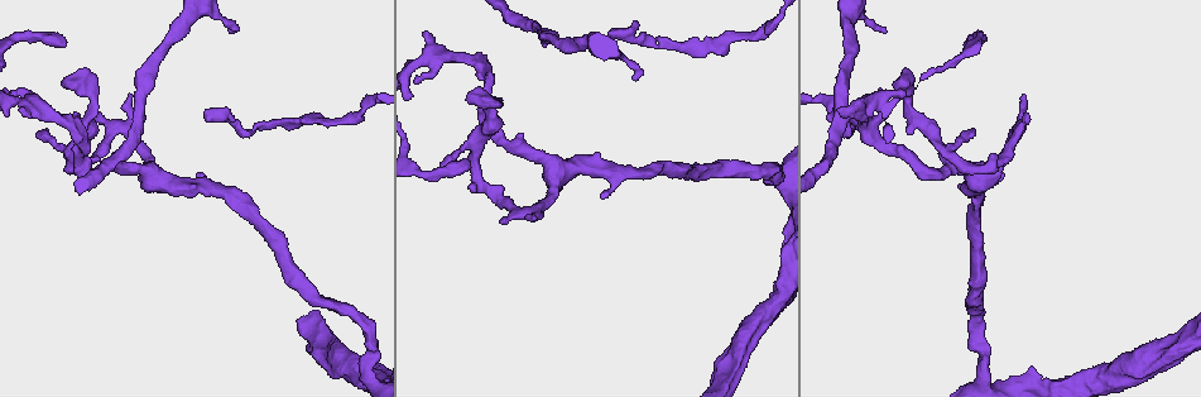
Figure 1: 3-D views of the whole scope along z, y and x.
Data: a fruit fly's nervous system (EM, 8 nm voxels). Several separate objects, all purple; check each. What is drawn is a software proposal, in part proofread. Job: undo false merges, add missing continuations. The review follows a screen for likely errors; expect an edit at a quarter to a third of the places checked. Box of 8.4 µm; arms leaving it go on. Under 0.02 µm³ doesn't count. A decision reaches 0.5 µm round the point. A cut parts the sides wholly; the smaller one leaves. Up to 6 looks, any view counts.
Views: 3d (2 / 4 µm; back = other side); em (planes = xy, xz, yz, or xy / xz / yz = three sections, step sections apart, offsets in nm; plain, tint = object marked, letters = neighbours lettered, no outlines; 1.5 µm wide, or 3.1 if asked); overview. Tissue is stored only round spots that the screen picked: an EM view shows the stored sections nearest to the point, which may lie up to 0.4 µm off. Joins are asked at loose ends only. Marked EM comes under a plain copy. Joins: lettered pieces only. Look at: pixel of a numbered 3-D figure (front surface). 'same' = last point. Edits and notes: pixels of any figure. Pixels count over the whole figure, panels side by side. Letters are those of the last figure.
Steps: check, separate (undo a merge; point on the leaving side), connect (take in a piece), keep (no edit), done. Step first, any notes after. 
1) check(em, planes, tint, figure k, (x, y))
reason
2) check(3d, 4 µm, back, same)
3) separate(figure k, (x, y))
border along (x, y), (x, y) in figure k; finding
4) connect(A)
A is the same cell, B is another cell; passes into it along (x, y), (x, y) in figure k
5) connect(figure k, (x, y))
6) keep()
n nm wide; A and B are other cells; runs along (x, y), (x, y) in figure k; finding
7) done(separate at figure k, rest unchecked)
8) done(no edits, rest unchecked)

check(3d, 4 µm, figure 1, (230, 32))

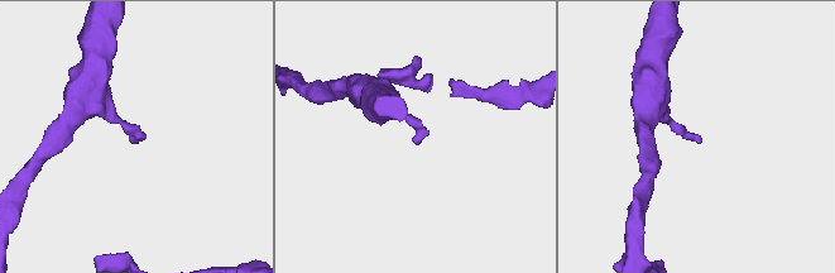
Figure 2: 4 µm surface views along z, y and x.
check(em, xy, step 4, letters, figure 2, (416, 141))

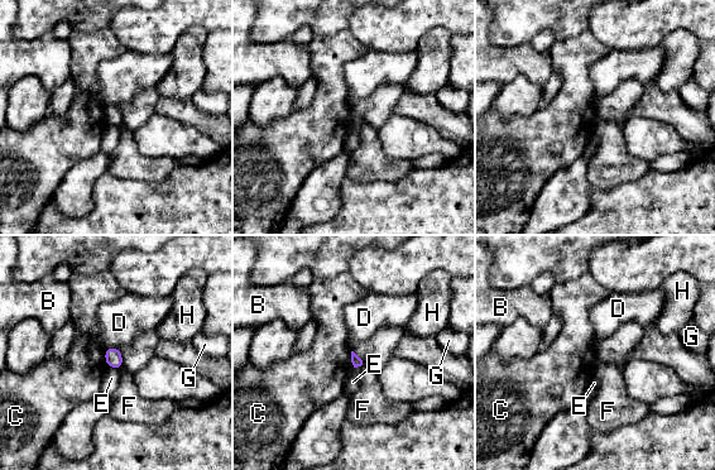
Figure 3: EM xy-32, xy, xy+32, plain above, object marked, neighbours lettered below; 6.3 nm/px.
keep()
B, C, D, E, F, G and H are other cells; border along (104, 349), (104, 359), (108, 365) in figure 3; no lettered piece goes on from it

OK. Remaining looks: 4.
check(3d, 2 µm, figure 1, (130, 95))
branch stops here

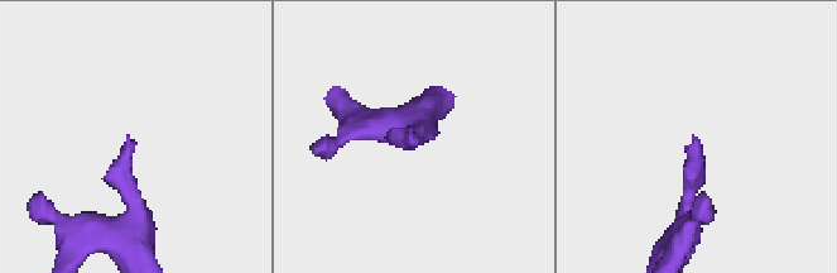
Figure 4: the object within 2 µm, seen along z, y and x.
check(em, planes, letters, figure 4, (414, 140))

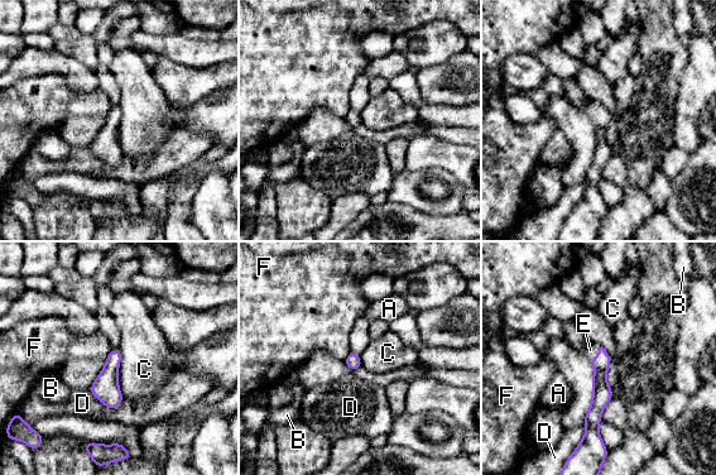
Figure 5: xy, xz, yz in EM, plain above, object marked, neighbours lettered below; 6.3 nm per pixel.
connect(E)
E is the same cell, A, B, C, D and F are other cells; passes into it along (601, 392), (597, 354), (590, 350) in figure 5; the cell continues

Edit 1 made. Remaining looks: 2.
check(3d, 2 µm, figure 1, (609, 32))
thin end

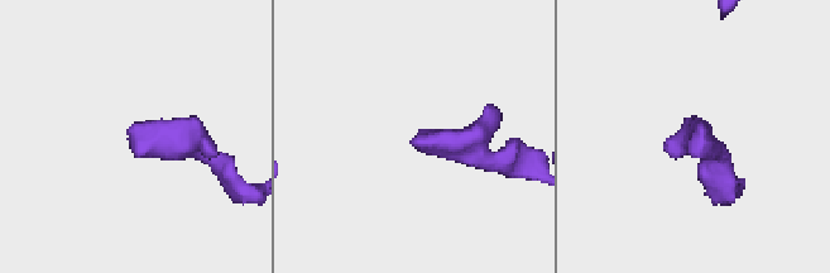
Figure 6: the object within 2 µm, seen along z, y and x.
check(em, planes, letters, figure 6, (134, 127))
shape alone is not enough

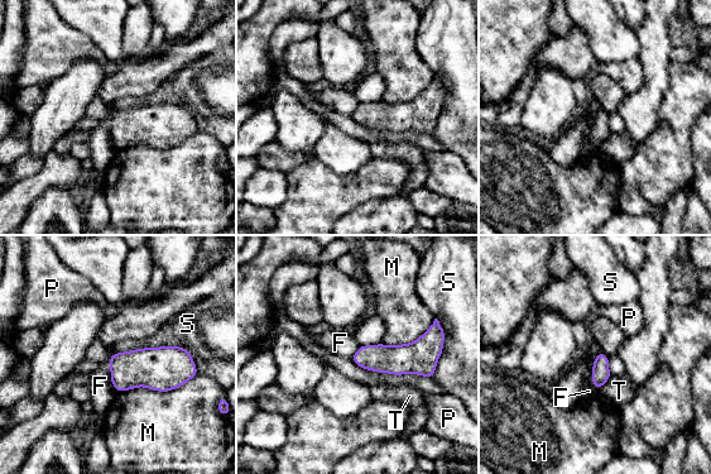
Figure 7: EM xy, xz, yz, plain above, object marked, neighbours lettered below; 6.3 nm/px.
keep()
110 nm wide; F, M, P, S and T are other cells; border along (594, 355), (592, 386), (597, 391) in figure 7; no lettered piece goes on from it

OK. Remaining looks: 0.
done(connect at figure 5, rest unchecked)

